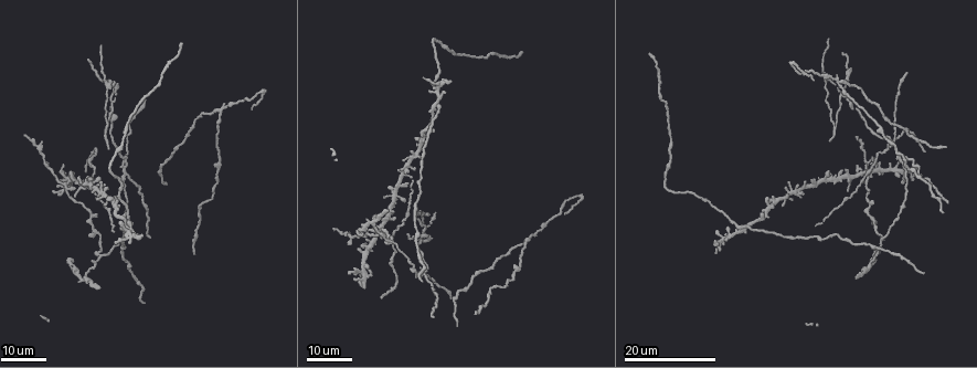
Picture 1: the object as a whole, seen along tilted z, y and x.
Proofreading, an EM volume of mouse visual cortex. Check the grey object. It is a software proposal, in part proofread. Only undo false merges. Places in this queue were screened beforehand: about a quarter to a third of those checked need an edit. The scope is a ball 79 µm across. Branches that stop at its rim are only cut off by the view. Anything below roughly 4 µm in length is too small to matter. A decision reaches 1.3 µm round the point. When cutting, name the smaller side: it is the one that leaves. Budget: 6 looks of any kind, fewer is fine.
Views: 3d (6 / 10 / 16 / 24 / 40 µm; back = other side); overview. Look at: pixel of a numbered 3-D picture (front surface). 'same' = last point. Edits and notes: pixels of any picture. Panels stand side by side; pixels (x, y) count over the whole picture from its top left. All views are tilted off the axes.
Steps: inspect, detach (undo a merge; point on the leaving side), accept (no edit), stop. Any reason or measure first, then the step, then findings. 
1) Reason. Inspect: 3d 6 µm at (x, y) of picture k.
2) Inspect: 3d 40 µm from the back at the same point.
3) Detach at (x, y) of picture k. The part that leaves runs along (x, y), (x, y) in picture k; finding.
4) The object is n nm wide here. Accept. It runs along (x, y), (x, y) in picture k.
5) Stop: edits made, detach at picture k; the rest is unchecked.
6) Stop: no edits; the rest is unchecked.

Four arms meet. Inspect: 3d 24 µm at (840, 94) of picture 1.

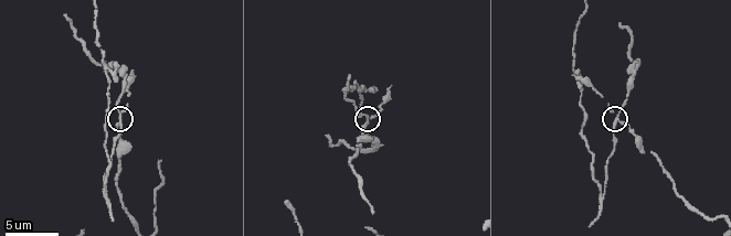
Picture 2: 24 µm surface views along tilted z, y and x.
Zoom in. Inspect: 3d 6 µm at (614, 122) of picture 2.

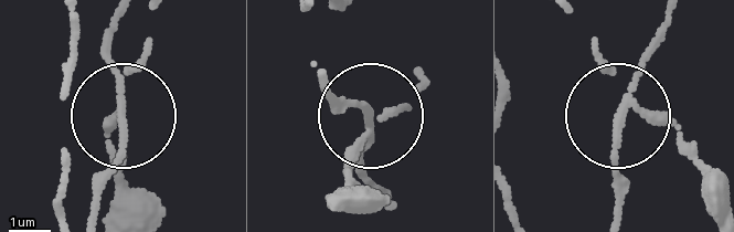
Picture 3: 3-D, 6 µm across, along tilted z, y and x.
4 arms meet here. Detach at (120, 156) of picture 3. The part that leaves runs along (118, 101), (117, 158), (96, 221) in picture 3; a second neuron is stuck on.

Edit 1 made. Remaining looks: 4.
Inspect: overview.

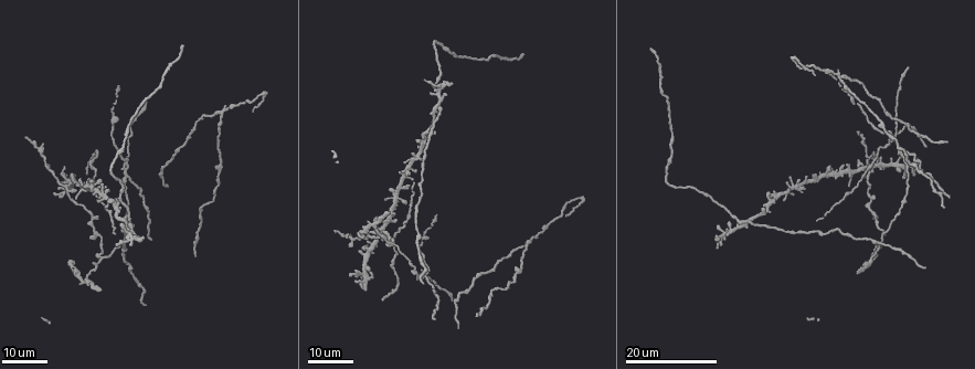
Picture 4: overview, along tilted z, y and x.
Inspect: 3d 16 µm at (872, 167) of picture 4.

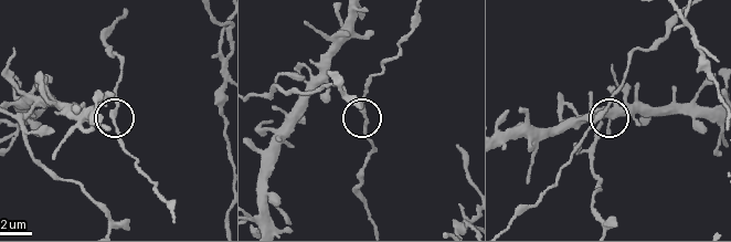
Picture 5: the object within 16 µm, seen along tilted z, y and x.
Closer look. Inspect: 3d 6 µm at (112, 114) of picture 5.

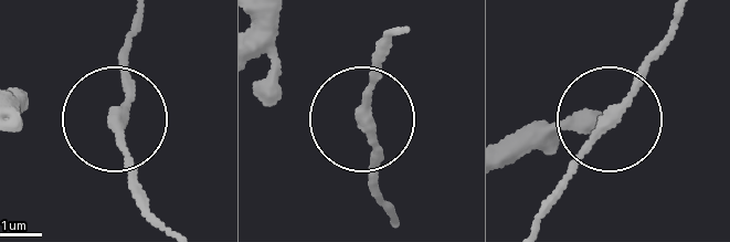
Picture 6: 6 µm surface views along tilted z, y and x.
The side arm is 20 µm long. Accept. One neuron here.

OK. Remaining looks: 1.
Stop: edits made, detach at picture 3; the rest is unchecked.

